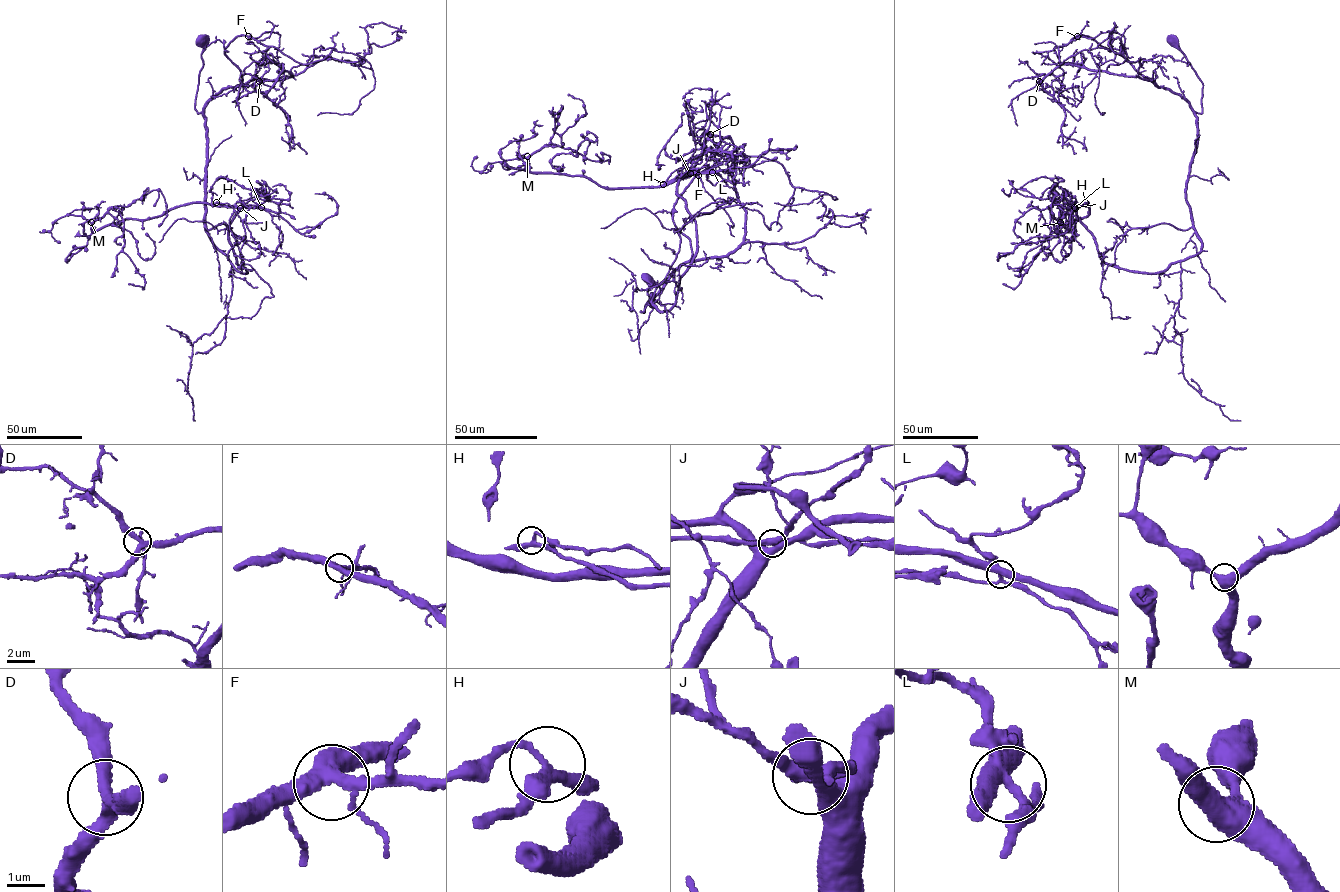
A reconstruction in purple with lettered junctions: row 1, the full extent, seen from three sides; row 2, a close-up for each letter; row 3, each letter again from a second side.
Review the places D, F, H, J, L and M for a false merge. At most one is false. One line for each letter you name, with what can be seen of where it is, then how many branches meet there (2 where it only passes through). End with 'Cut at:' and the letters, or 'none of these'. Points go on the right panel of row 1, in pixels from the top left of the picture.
J: place (1075, 208); branches 5
Cut at: J

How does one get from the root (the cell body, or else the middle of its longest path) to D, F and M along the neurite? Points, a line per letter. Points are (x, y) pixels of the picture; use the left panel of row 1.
D: (200, 40), (198, 113), (223, 89), (256, 79), (283, 80), (291, 73), (281, 64), (276, 78), (259, 81)
F: (200, 40), (198, 113), (216, 93), (241, 83), (241, 71), (224, 51), (235, 37), (248, 36)
M: (200, 40), (205, 229), (246, 272), (229, 240), (235, 206), (189, 203), (93, 232), (91, 222)

